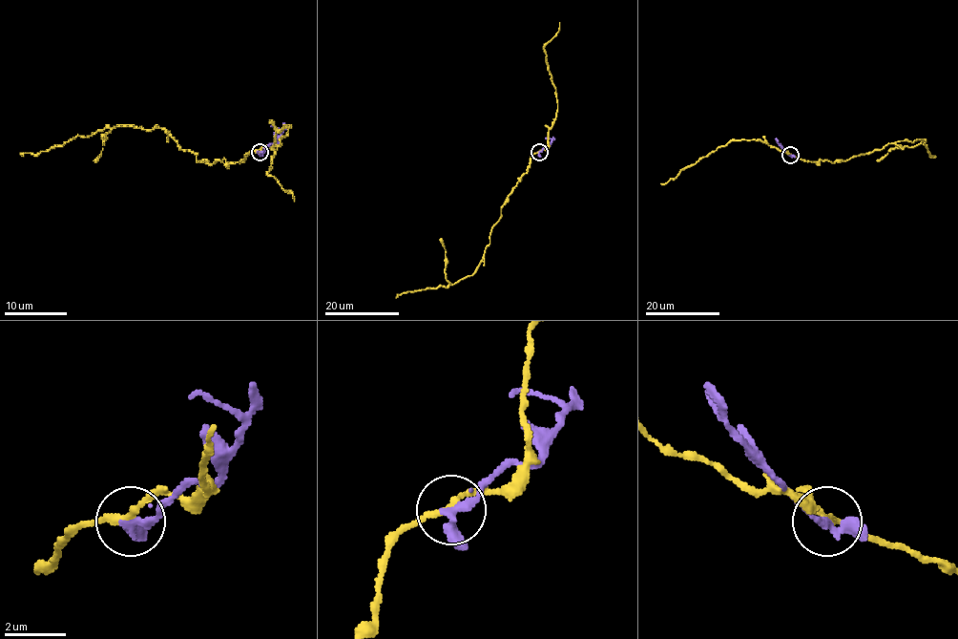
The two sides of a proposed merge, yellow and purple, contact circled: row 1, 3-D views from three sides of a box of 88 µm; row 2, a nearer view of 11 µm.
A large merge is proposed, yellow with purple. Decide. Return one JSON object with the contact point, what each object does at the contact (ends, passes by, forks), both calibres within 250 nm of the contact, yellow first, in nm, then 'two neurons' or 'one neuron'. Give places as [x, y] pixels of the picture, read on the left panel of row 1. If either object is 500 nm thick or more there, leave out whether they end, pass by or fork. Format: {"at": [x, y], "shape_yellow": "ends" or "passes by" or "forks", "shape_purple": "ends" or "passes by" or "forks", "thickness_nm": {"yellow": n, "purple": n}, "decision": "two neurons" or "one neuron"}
{"at": [260, 152], "shape_yellow": "passes by", "shape_purple": "passes by", "thickness_nm": {"yellow": 190, "purple": 280}, "decision": "two neurons"}

